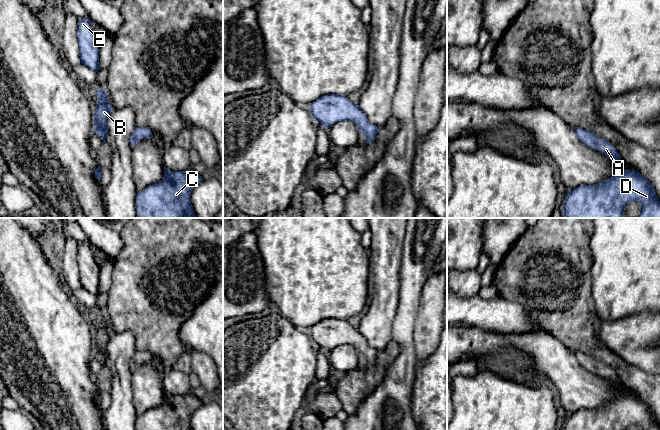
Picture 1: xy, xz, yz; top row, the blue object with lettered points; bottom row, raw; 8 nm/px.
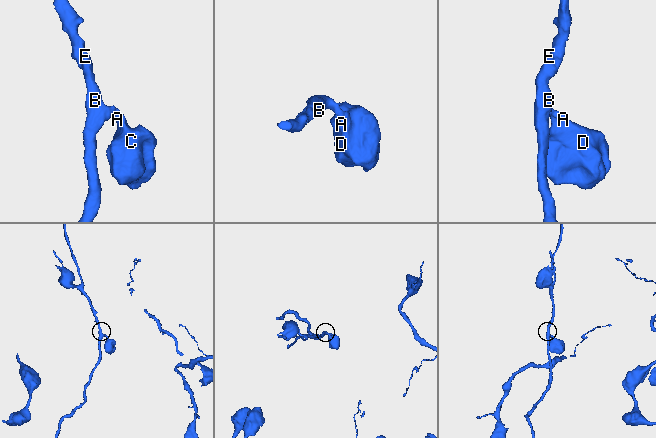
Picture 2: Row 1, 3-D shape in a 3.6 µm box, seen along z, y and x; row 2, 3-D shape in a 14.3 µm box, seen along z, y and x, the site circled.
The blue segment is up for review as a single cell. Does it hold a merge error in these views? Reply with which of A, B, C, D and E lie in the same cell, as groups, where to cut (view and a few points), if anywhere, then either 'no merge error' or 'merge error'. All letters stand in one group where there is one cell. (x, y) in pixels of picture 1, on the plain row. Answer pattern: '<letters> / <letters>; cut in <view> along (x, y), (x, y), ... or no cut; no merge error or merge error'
A B C D E; no cut; no merge error

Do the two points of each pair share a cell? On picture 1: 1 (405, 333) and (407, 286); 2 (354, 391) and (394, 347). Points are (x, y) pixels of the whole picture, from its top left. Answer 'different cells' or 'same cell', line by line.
1: same cell
2: same cell

